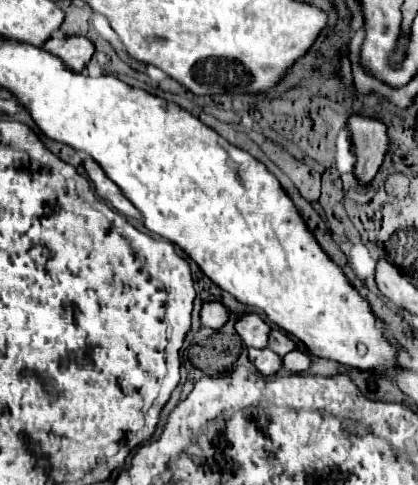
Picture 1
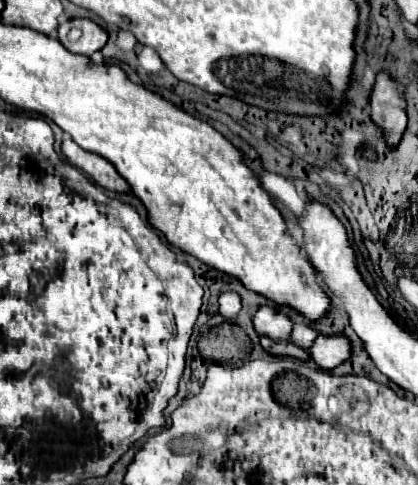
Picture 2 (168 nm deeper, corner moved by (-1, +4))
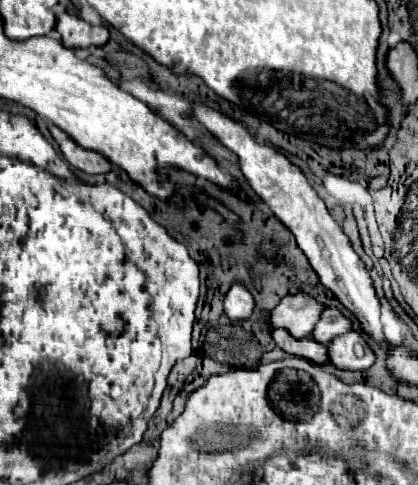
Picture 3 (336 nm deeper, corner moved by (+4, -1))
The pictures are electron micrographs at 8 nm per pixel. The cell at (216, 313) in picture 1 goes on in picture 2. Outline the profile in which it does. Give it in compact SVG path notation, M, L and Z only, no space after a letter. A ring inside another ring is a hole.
M221 293L219 295L219 309L217 313L225 319L233 319L241 309L241 299L237 293Z

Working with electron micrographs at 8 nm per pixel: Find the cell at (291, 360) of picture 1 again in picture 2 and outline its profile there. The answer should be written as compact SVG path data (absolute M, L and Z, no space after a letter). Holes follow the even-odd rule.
M337 335L337 337L319 337L319 339L315 339L313 347L307 349L307 351L309 351L309 357L321 369L333 369L349 357L351 347L349 347L349 341L345 337Z

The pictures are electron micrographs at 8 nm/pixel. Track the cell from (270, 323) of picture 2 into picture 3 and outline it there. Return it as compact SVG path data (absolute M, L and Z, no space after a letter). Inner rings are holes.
M300 292L282 298L282 302L274 308L270 322L274 328L286 328L296 338L306 338L314 330L314 324L324 308L326 306L314 296Z

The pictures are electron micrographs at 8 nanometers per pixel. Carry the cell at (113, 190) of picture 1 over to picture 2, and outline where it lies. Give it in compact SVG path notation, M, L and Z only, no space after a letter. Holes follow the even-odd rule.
M63 135L63 155L69 159L71 165L79 167L81 171L85 171L97 185L101 185L103 189L109 189L113 193L125 193L129 195L131 189L127 185L127 181L115 171L115 167L103 159L97 153L89 153L83 151L77 143L73 143L71 137Z

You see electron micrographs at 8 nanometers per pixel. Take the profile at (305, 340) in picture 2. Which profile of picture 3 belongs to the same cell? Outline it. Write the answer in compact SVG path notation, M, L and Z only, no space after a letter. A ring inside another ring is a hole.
M326 308L320 322L316 324L312 338L320 344L330 344L330 340L334 336L340 336L344 332L352 330L352 320L342 316L342 312L338 308Z

